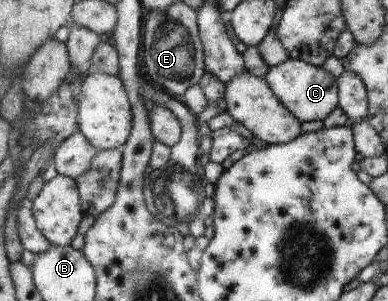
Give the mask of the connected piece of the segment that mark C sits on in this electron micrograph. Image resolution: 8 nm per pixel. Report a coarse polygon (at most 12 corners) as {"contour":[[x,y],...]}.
{"contour":[[286,59],[266,82],[301,122],[336,106],[334,76]]}

